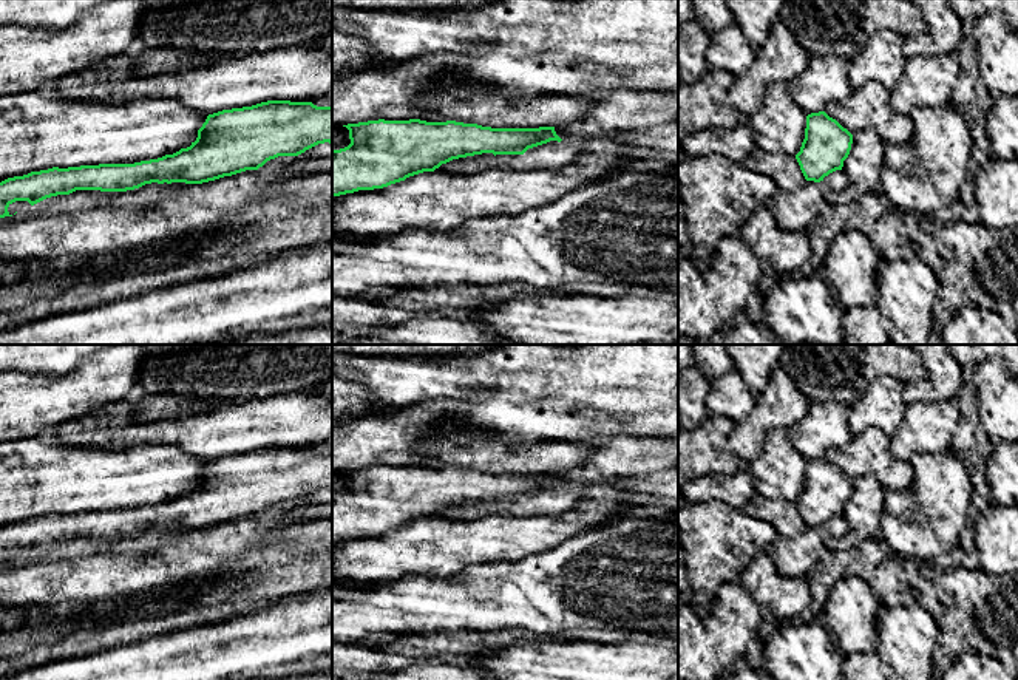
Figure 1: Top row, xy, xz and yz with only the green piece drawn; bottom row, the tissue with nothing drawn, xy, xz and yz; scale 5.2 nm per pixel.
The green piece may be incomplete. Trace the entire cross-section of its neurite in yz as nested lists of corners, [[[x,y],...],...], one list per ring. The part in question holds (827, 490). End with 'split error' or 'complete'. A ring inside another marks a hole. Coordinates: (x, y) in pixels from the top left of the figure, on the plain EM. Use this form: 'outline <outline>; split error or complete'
outline [[[825,457],[806,462],[805,485],[796,505],[806,527],[820,529],[842,516],[853,490],[853,481]]]; complete

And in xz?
outline [[[378,465],[343,473],[349,476],[351,490],[332,496],[332,542],[383,535],[459,504],[524,501],[528,495],[562,487],[555,473],[491,474],[420,465]]]; complete

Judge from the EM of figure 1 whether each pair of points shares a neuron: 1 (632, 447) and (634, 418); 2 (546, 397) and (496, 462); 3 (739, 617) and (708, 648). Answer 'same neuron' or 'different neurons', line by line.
1: different neurons
2: different neurons
3: same neuron

